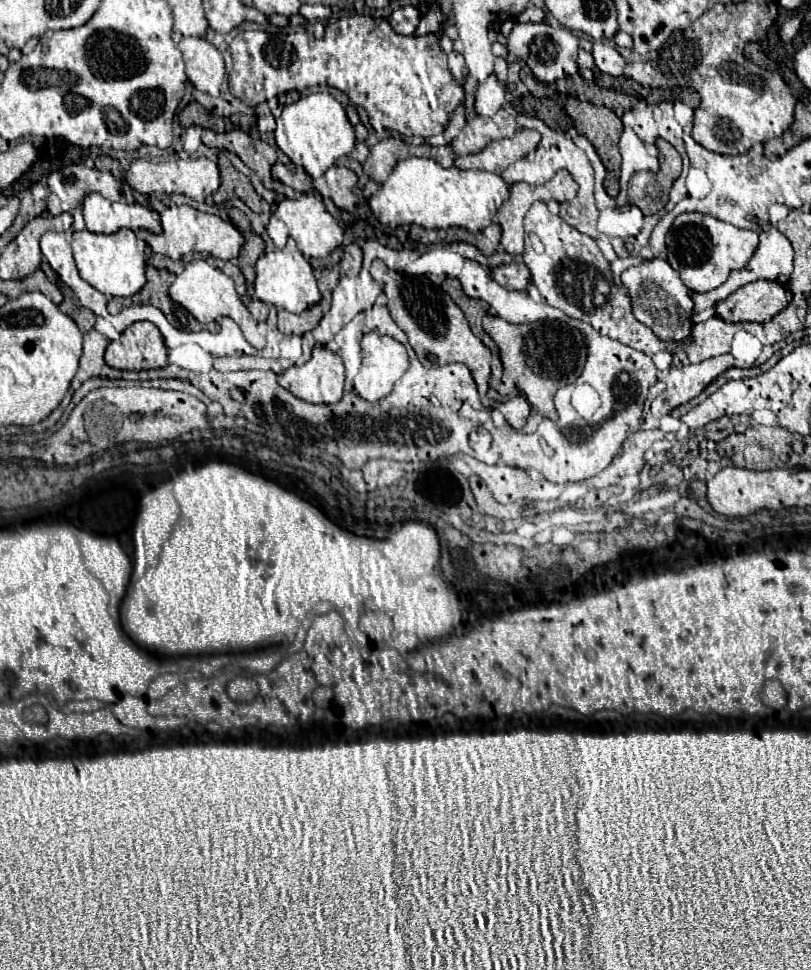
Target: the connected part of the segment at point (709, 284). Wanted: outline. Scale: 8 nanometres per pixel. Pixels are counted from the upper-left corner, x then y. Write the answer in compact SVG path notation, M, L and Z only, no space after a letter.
M680 214L674 220L674 228L666 236L668 262L680 272L684 286L692 292L710 292L724 284L732 270L742 270L746 262L758 250L758 234L742 230L732 224L720 222L708 214Z

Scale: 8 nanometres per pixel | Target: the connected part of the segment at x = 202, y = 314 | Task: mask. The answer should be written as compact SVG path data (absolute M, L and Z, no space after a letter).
M196 260L196 262L188 262L184 266L184 272L176 276L176 280L170 286L170 298L180 304L182 308L186 308L198 322L208 324L220 316L230 316L242 330L244 338L250 342L250 346L254 346L256 350L262 350L266 340L264 336L258 332L258 322L254 320L254 316L248 312L248 308L240 302L236 290L234 290L234 282L220 272L218 268L212 268L210 264L206 264L206 260Z

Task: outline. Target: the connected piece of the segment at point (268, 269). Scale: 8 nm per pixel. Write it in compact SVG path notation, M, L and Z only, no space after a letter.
M288 232L288 238L282 248L276 248L272 251L264 252L264 256L258 258L256 262L256 282L254 282L254 288L256 288L256 296L266 302L266 304L272 304L276 306L276 310L288 310L292 314L300 314L304 310L308 310L310 306L318 304L320 300L320 290L316 286L316 276L312 272L312 266L310 262L302 256L302 252L296 248L296 242L292 240L290 232Z

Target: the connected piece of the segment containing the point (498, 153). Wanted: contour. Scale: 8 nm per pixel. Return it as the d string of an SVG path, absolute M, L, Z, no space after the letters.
M518 130L512 138L492 142L478 154L456 158L454 166L460 170L488 170L502 174L510 164L524 158L530 150L536 150L538 142L540 134L536 130Z

